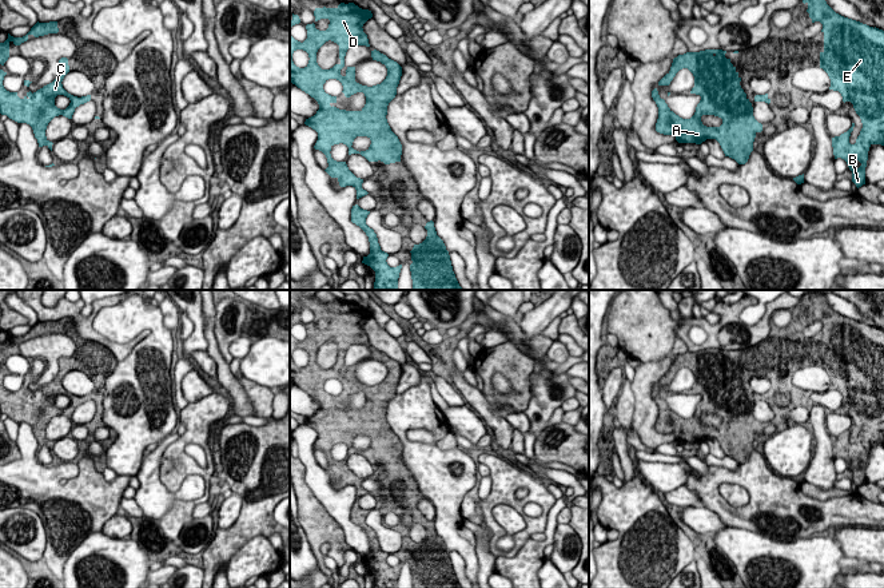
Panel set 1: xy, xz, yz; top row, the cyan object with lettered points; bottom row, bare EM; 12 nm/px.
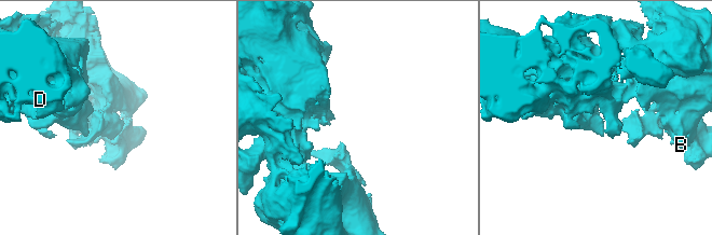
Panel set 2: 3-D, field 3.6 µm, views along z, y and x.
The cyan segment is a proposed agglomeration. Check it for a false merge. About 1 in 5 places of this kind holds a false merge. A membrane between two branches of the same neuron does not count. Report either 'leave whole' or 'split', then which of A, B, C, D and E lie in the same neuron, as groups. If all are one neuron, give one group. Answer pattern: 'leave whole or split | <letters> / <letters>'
leave whole | A B C D E

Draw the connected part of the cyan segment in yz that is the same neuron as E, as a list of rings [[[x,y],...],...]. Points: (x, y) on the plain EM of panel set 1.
[[[823,293],[804,295],[803,302],[808,303],[807,311],[812,322],[823,323],[824,350],[820,351],[820,368],[831,378],[829,389],[839,390],[844,402],[851,401],[863,422],[855,444],[849,442],[855,422],[847,432],[832,437],[835,458],[841,457],[847,461],[852,470],[852,481],[859,488],[865,484],[869,446],[872,444],[884,445],[884,330],[836,313],[827,303]]]

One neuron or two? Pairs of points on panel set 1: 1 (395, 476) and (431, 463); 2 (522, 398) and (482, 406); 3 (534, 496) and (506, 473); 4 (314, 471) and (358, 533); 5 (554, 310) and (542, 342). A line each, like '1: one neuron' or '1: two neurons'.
1: two neurons
2: two neurons
3: one neuron
4: one neuron
5: two neurons

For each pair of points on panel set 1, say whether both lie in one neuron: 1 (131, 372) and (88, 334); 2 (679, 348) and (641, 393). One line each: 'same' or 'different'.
1: different
2: same

